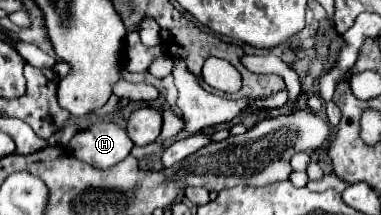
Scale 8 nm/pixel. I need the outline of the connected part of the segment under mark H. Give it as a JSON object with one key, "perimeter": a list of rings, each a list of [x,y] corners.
{"perimeter":[[[102,121],[80,131],[70,141],[68,151],[76,159],[96,169],[110,169],[116,163],[124,161],[130,155],[132,147],[134,143],[120,125],[112,121]]]}

